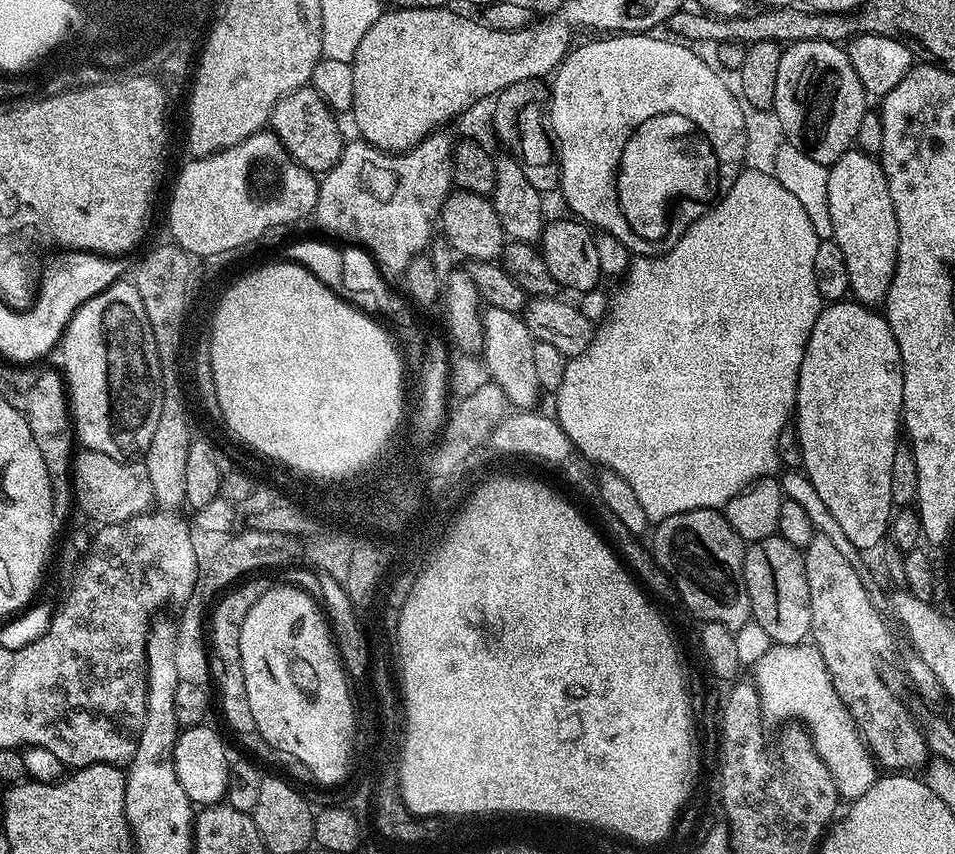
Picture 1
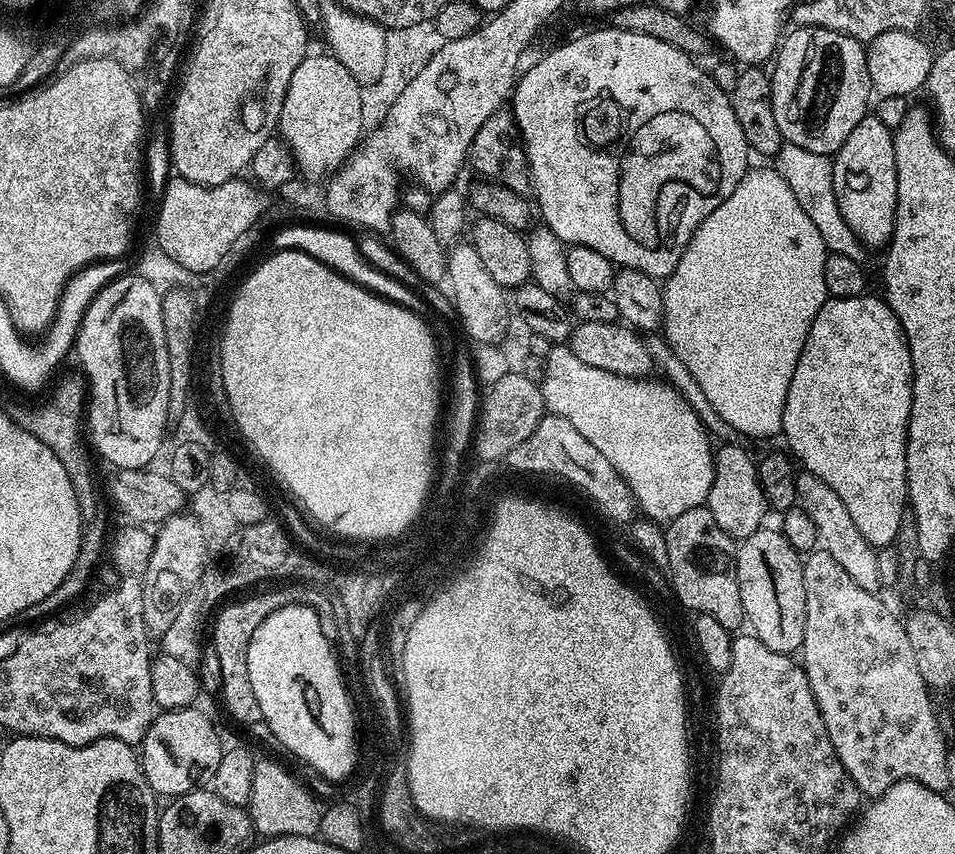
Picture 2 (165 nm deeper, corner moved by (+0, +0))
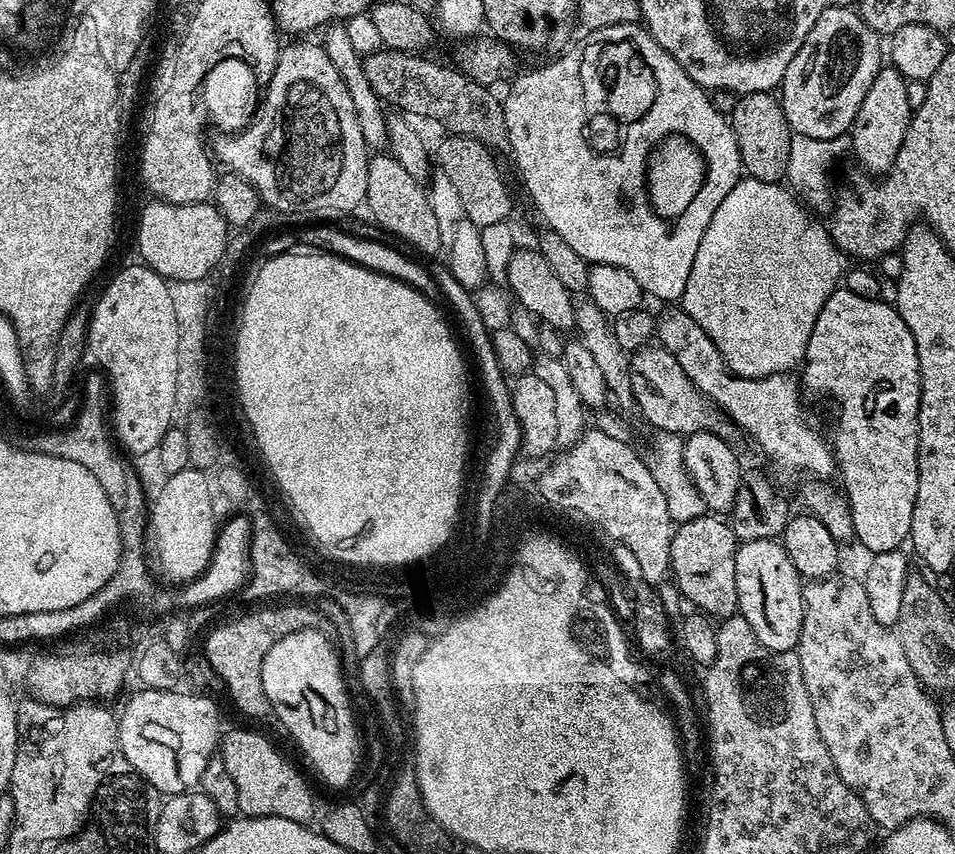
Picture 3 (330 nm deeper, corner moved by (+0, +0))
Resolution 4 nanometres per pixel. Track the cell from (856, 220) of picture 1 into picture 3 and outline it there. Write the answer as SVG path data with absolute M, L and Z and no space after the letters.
M881 67L880 73L874 78L870 90L866 90L866 98L862 98L862 106L858 106L858 114L850 129L850 152L856 155L859 167L868 174L887 174L894 166L894 158L898 158L898 150L906 138L906 130L912 121L914 109L907 98L908 81L901 76L897 68Z

